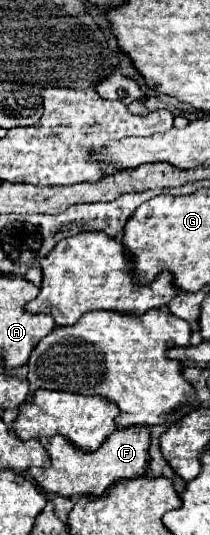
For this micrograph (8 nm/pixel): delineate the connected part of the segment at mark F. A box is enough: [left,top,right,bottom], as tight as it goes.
[23,426,149,498]

